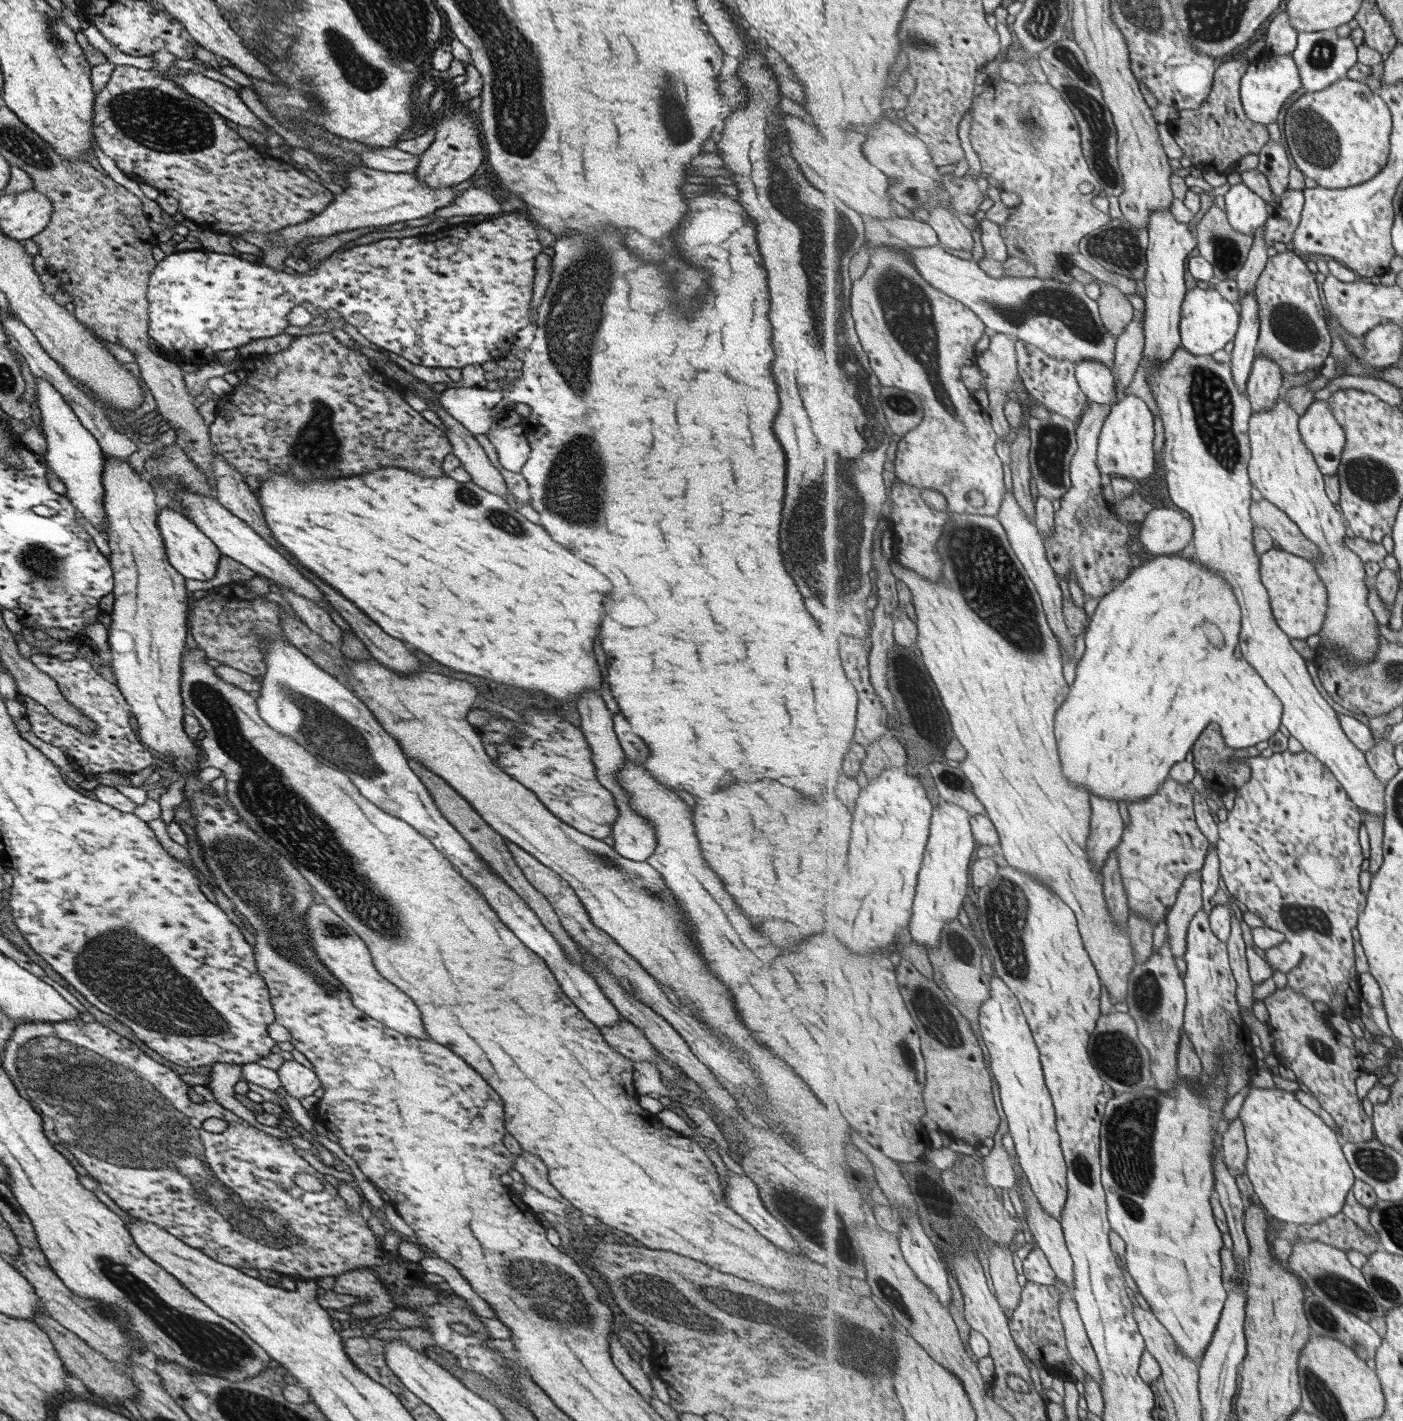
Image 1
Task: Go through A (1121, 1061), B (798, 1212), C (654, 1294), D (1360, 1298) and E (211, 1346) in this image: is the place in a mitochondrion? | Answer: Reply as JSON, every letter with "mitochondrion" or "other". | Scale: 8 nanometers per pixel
{"A":"mitochondrion","B":"mitochondrion","C":"mitochondrion","D":"mitochondrion","E":"mitochondrion"}

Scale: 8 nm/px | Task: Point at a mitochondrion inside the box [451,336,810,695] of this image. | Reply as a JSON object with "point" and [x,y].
{"point":[572,497]}

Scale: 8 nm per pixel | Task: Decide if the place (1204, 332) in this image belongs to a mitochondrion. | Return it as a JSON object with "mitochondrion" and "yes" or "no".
{"mitochondrion":"no"}

